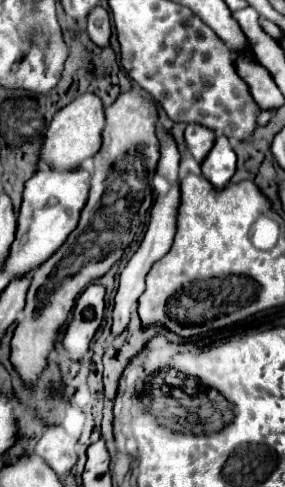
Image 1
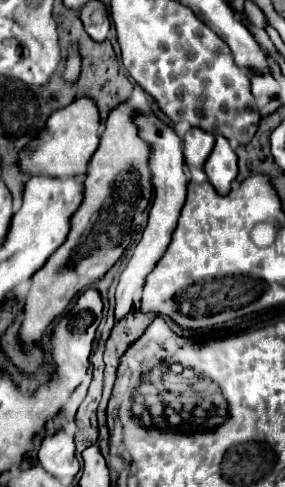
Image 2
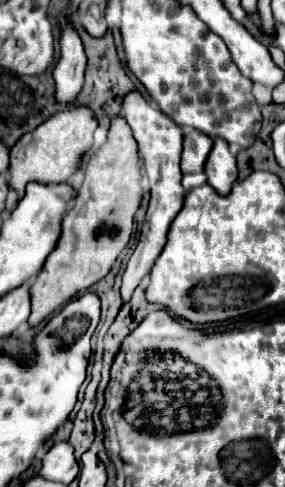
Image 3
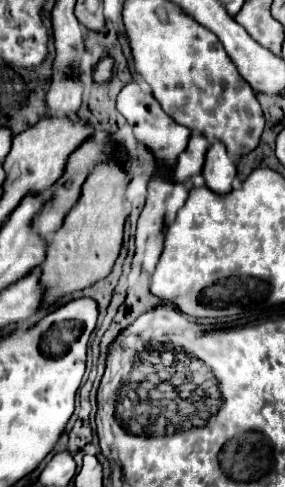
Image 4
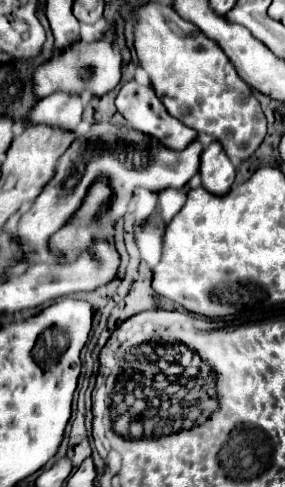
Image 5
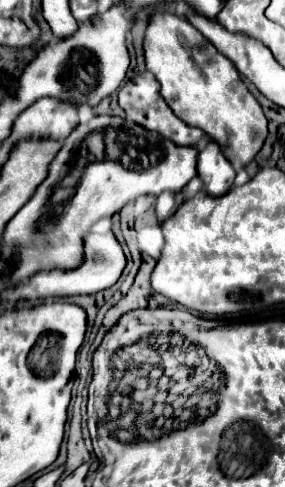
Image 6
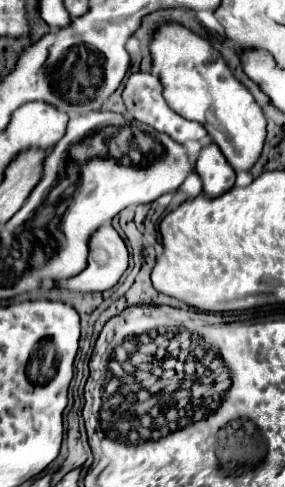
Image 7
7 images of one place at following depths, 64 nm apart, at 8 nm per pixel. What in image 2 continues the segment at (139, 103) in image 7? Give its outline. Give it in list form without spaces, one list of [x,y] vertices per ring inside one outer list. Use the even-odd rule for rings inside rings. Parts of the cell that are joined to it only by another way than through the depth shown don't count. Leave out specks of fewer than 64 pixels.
[[[136,112],[134,114],[134,124],[136,124],[136,128],[140,132],[140,138],[150,144],[148,166],[150,166],[150,172],[152,172],[154,198],[152,198],[152,208],[148,212],[148,224],[146,224],[146,228],[142,232],[142,238],[140,238],[140,242],[138,242],[138,246],[136,246],[136,250],[134,250],[130,262],[128,262],[128,266],[124,268],[124,272],[120,276],[120,284],[118,284],[118,290],[116,290],[116,320],[120,320],[124,314],[128,314],[136,294],[144,286],[146,276],[152,272],[156,262],[166,252],[166,248],[170,244],[170,238],[172,238],[172,232],[176,228],[176,220],[178,220],[180,210],[184,206],[186,186],[188,186],[188,180],[186,180],[186,174],[184,174],[182,140],[174,132],[174,128],[170,124],[162,122],[152,112]]]

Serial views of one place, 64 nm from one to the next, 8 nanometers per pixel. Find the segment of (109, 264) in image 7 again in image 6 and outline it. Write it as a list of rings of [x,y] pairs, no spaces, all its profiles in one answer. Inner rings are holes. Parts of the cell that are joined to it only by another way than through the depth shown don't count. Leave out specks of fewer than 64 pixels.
[[[114,232],[88,234],[84,238],[84,262],[80,268],[70,270],[70,272],[60,272],[60,270],[38,272],[20,288],[4,292],[2,298],[10,302],[16,298],[32,300],[32,298],[54,298],[54,296],[74,296],[74,294],[96,294],[96,292],[102,292],[102,290],[114,286],[118,282],[118,278],[122,276],[124,268],[126,268],[126,256],[124,256],[124,250],[122,250],[120,242],[116,240]]]

